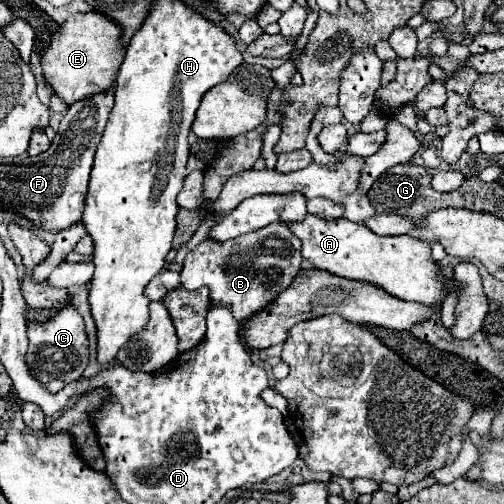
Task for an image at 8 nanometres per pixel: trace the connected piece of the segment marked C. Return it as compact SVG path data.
M64 306L62 312L52 316L46 324L30 324L28 328L28 364L36 380L48 384L52 380L74 382L82 378L88 366L88 338L84 332L84 320L72 306Z

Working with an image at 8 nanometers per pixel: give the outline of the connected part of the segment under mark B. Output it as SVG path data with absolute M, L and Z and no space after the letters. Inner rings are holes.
M272 222L260 230L242 234L226 242L202 242L190 250L182 266L182 286L210 288L210 298L216 304L230 304L234 318L242 324L252 314L268 306L292 278L298 274L302 262L300 240L290 232L284 222Z

